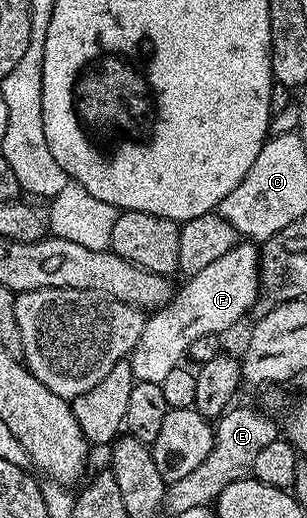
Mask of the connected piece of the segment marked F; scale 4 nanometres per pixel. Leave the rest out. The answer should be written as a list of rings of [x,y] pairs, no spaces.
[[[240,241],[224,257],[217,261],[212,261],[205,269],[200,269],[200,273],[189,276],[185,280],[183,287],[177,288],[176,294],[165,307],[157,308],[153,312],[154,316],[146,319],[144,329],[140,333],[140,341],[136,341],[134,350],[128,356],[130,368],[134,371],[135,380],[139,383],[161,383],[164,376],[171,369],[183,366],[186,354],[190,351],[190,346],[197,339],[202,339],[205,335],[218,335],[221,331],[226,331],[229,327],[234,327],[246,314],[255,310],[259,300],[259,248],[250,241]]]

